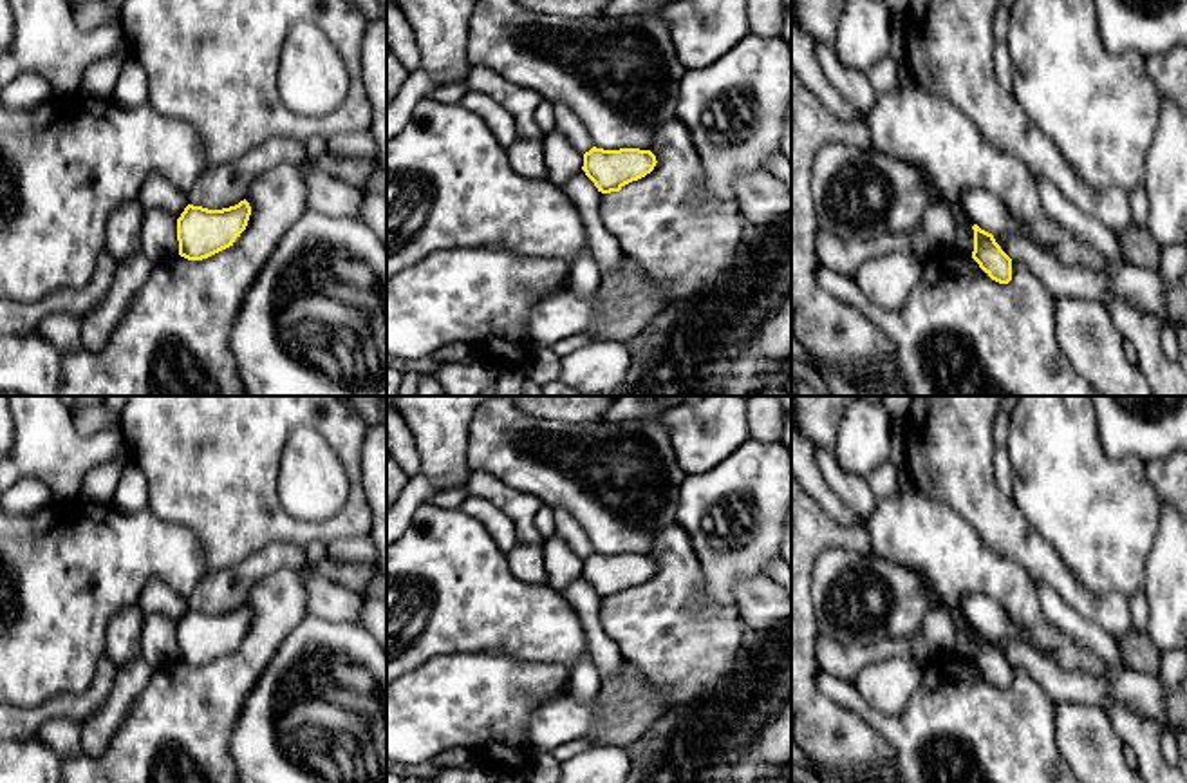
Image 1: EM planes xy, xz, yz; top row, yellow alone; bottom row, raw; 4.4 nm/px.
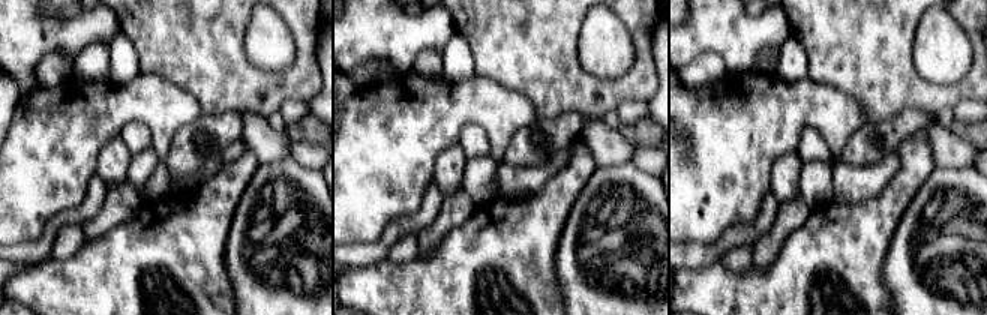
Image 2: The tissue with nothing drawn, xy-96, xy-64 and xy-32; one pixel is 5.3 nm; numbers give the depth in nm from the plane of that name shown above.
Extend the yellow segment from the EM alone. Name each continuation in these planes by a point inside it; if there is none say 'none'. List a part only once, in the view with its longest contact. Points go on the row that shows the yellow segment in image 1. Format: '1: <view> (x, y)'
none

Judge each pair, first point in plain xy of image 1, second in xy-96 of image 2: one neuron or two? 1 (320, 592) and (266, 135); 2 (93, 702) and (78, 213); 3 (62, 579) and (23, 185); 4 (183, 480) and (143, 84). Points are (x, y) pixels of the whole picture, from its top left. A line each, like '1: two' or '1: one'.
1: one
2: one
3: one
4: two

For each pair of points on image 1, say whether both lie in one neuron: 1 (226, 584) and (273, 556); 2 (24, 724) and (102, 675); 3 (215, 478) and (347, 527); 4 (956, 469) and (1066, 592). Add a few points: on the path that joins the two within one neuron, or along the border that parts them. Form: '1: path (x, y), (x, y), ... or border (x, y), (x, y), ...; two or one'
1: path (237, 575), (246, 575), (261, 565); one
2: path (46, 711), (62, 706), (80, 706), (89, 697); one
3: path (248, 510), (255, 518), (284, 528), (315, 530); one
4: path (980, 499), (1041, 561); one

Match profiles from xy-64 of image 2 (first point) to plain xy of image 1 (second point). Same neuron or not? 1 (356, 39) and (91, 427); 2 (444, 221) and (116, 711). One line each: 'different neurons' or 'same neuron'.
1: different neurons
2: same neuron

